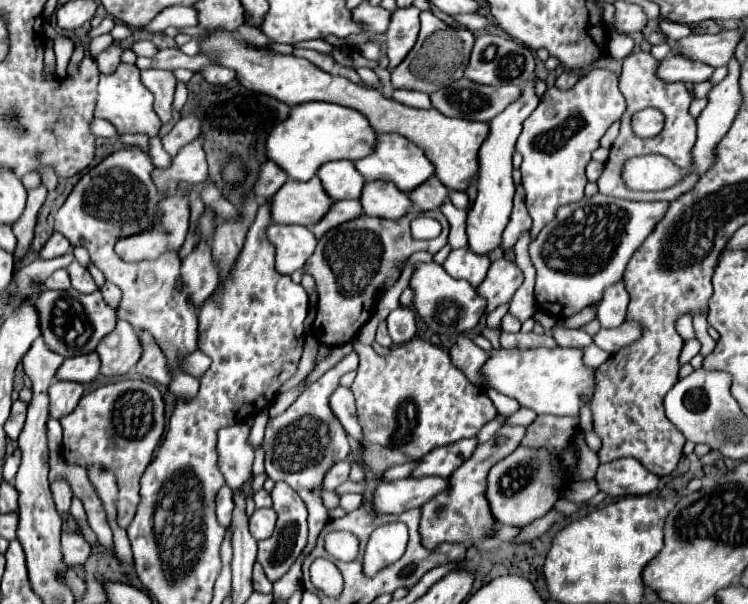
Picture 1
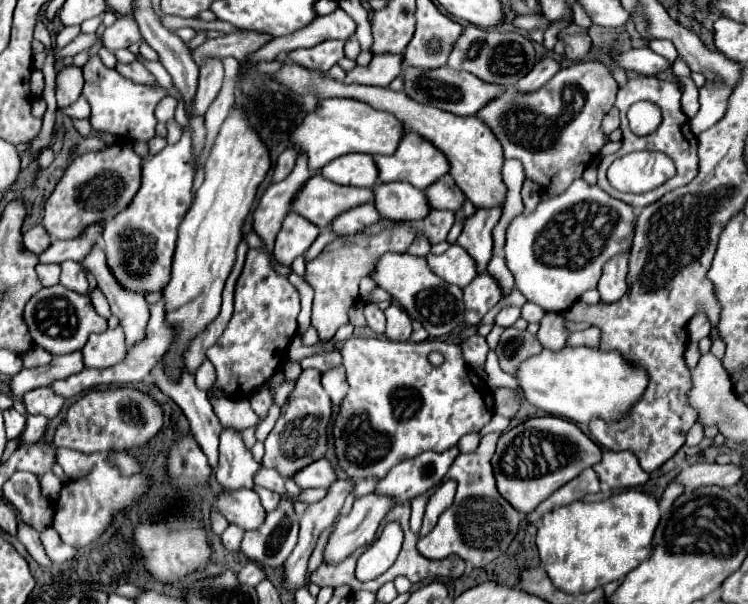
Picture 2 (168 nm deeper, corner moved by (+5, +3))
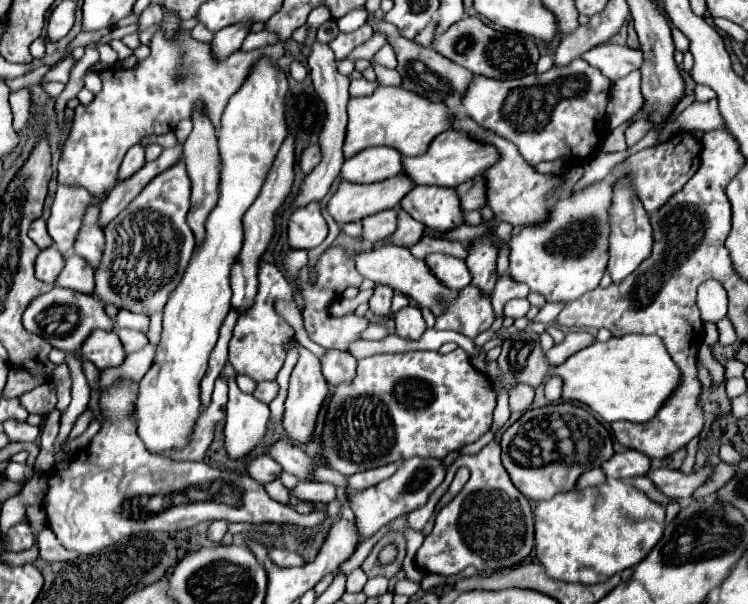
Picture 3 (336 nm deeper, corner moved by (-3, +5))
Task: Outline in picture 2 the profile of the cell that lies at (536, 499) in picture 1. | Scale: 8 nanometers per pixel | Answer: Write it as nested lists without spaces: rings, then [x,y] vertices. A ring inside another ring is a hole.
[[[544,415],[532,417],[502,433],[492,457],[492,467],[500,495],[504,495],[520,513],[528,515],[558,487],[578,477],[584,469],[596,465],[600,457],[600,447],[584,435],[576,423],[564,417]]]

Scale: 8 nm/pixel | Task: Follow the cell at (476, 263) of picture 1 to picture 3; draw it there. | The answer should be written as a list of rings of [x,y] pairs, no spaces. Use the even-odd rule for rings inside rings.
[[[434,253],[434,255],[428,255],[426,259],[426,265],[432,269],[432,273],[444,283],[448,285],[450,289],[464,289],[472,275],[468,273],[468,267],[464,261],[460,261],[458,257],[452,257],[452,255],[442,255],[442,253]]]

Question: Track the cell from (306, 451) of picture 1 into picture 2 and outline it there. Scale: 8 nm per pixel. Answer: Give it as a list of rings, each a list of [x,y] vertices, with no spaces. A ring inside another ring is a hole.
[[[304,369],[294,381],[294,389],[282,405],[282,415],[266,437],[264,467],[274,467],[284,479],[290,479],[300,467],[324,457],[326,453],[326,427],[332,413],[332,401],[320,383],[318,369]]]

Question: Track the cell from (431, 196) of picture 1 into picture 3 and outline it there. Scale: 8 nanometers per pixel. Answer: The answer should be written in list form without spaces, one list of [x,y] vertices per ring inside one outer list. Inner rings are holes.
[[[474,177],[472,181],[464,181],[464,185],[456,187],[456,195],[460,197],[462,211],[474,211],[486,205],[486,185],[484,177]]]

